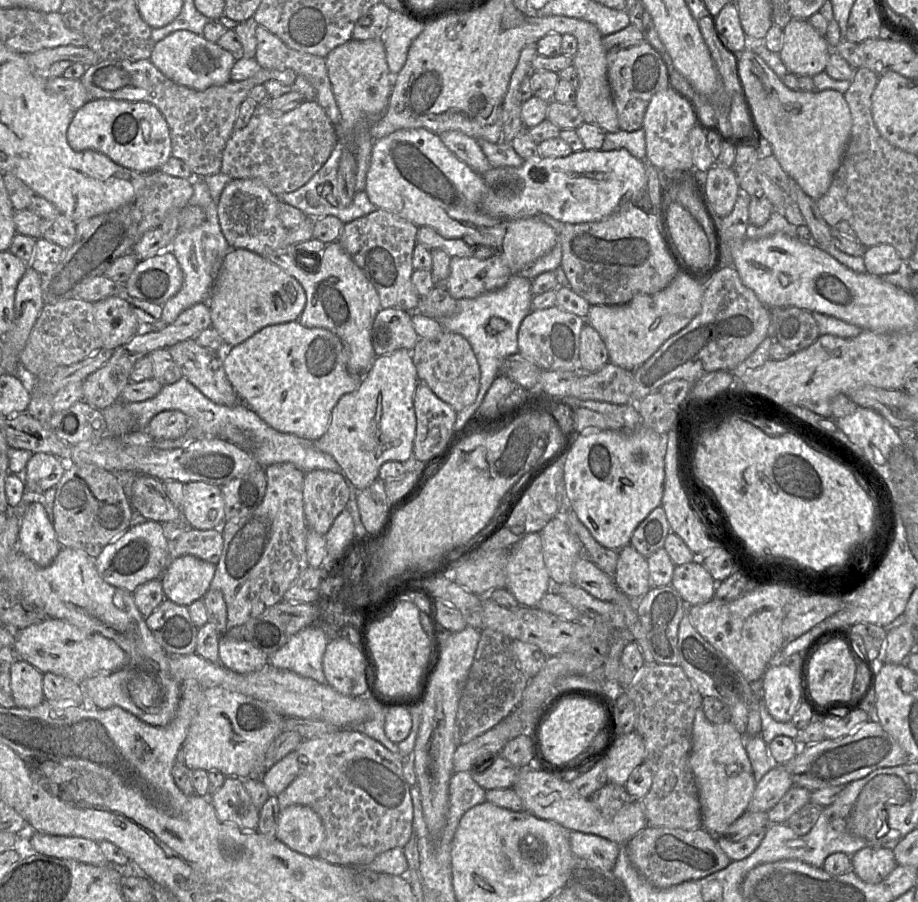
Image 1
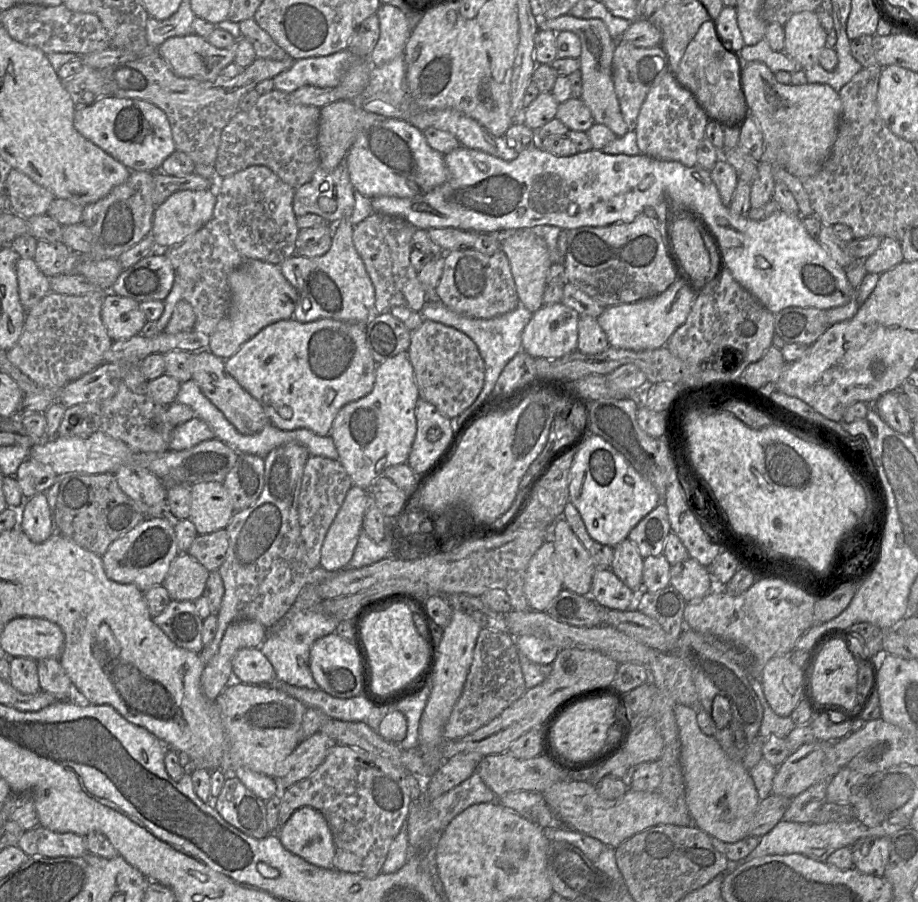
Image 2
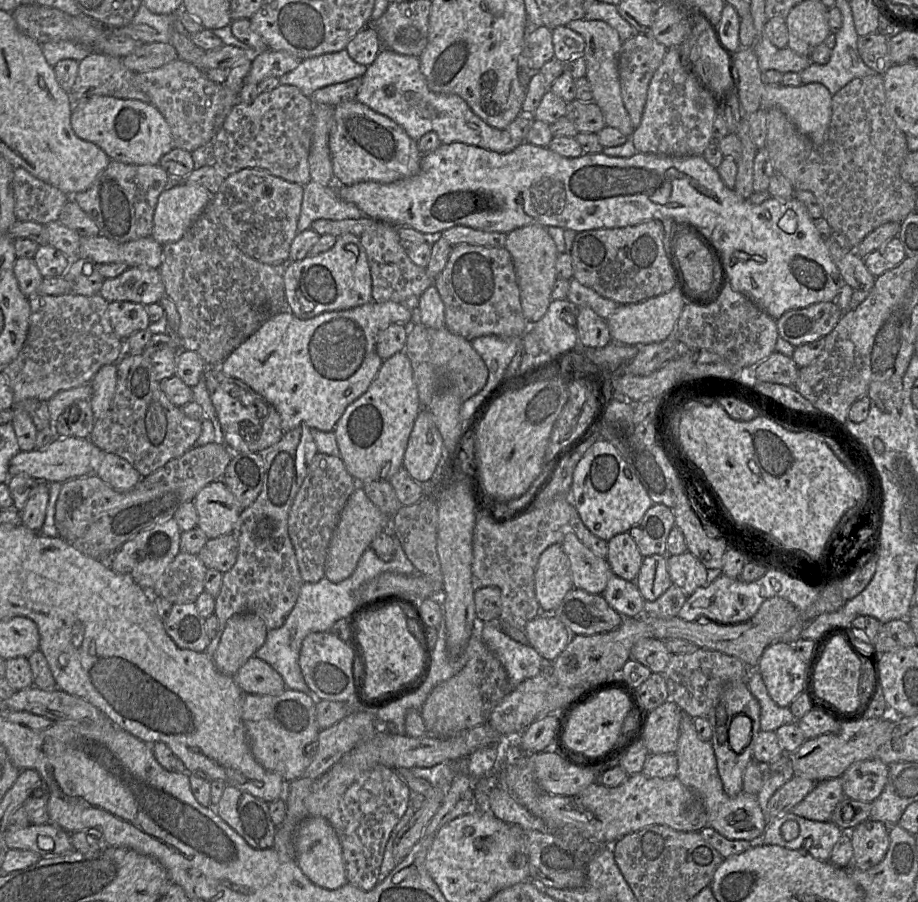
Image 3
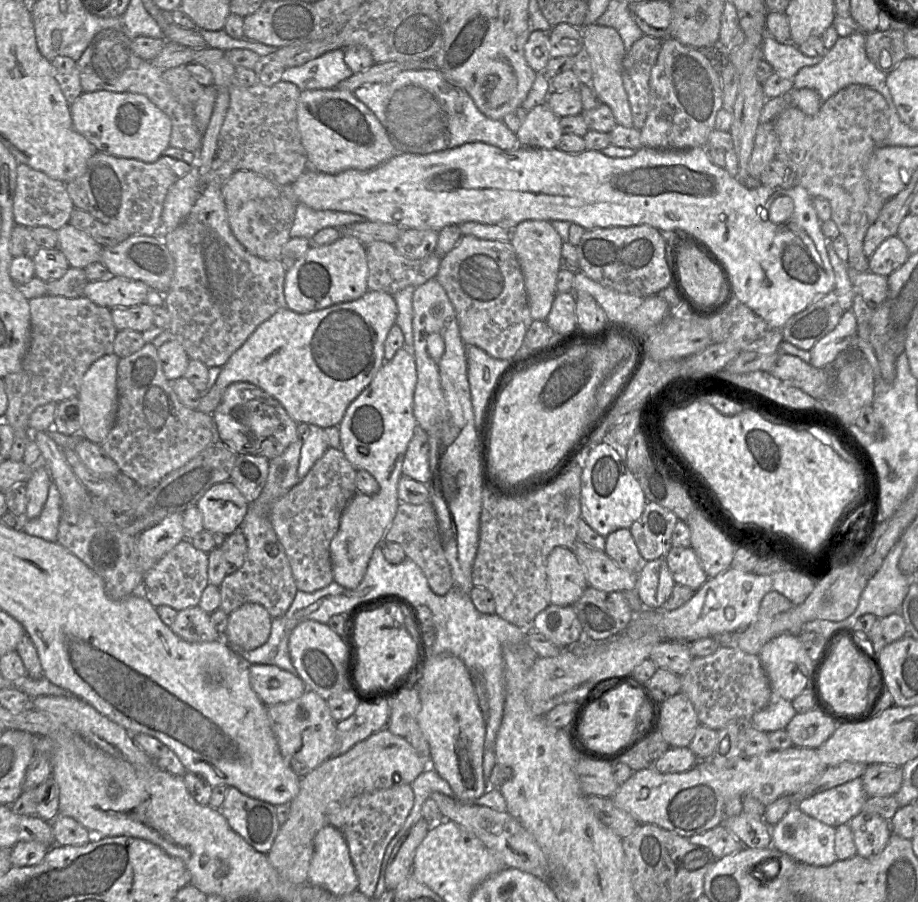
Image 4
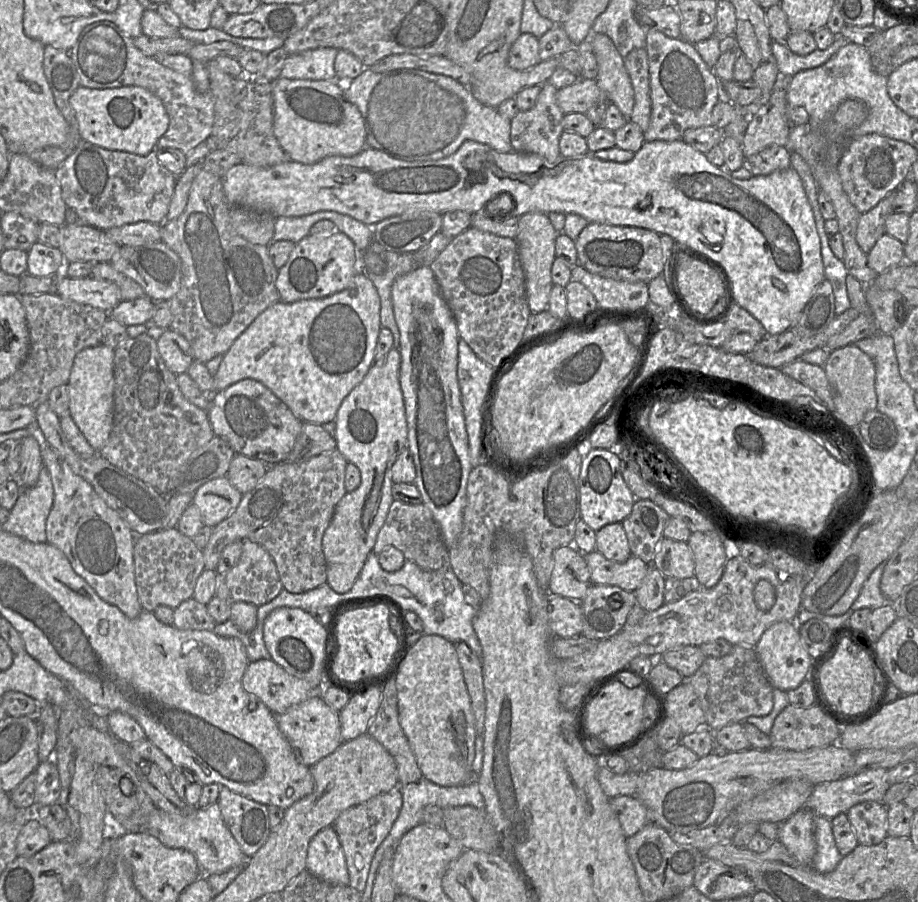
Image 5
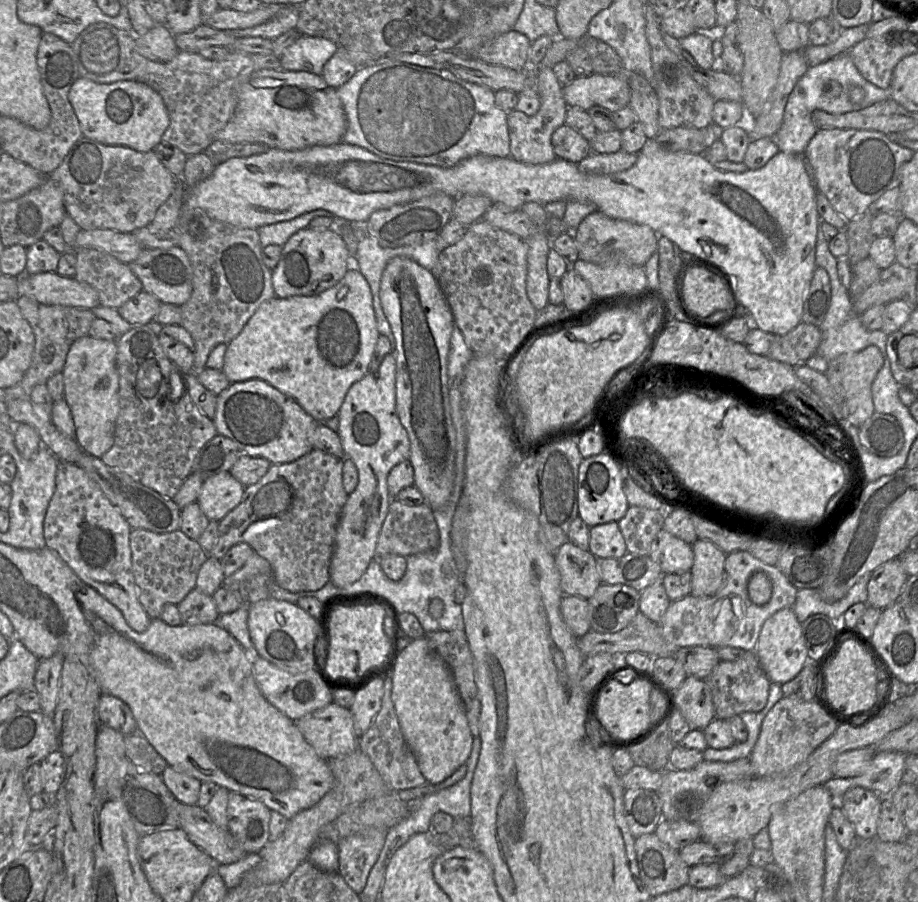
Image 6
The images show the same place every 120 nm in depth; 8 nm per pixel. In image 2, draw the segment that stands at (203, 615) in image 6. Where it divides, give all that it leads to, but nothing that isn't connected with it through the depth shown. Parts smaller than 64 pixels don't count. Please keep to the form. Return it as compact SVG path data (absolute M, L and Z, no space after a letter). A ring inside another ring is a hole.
M171 600L153 622L177 646L199 654L202 643L203 620L195 610L193 602Z

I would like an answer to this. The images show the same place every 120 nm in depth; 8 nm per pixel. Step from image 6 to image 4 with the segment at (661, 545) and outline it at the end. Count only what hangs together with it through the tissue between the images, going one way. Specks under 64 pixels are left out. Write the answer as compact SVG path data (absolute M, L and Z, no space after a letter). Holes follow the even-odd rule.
M672 546L665 560L675 583L698 590L708 579L696 553L691 547Z

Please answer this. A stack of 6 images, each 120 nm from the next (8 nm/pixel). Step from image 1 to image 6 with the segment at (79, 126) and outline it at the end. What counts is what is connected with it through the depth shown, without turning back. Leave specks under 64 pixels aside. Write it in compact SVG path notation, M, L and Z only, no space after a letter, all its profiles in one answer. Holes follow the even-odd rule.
M79 77L71 86L68 99L80 123L82 136L103 145L152 151L169 126L169 114L162 97L141 82L123 80L103 84Z

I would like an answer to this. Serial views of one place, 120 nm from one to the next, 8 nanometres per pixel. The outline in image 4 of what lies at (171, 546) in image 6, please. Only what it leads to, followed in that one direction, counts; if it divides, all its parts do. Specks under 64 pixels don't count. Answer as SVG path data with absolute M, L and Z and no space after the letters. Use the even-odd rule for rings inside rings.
M181 540L155 566L143 574L143 596L154 606L165 605L179 611L197 606L208 583L208 553L194 548L189 540Z

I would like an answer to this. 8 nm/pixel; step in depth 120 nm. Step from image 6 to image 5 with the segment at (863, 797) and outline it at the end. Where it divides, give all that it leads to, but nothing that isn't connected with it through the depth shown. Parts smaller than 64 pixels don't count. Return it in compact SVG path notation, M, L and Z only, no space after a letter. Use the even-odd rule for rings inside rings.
M864 801L847 811L847 817L855 831L858 844L872 846L887 836L887 808L883 803Z

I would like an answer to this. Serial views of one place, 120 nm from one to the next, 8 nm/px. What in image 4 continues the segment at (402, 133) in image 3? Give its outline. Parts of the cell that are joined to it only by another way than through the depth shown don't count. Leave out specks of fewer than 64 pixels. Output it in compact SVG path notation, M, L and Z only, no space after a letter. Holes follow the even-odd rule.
M338 88L332 89L318 89L318 90L305 90L301 91L298 105L297 105L297 123L298 129L301 136L302 145L307 154L307 169L310 167L312 170L317 172L326 173L335 175L341 173L346 170L360 170L360 171L367 171L374 169L381 165L382 163L388 161L392 157L398 154L397 149L395 148L387 130L378 120L378 118L374 115L374 113L361 101L359 101L352 92L347 90L341 90Z

